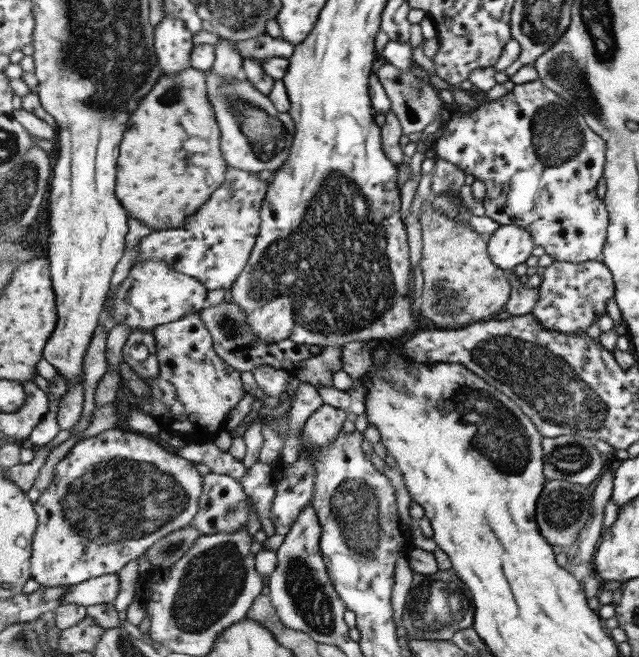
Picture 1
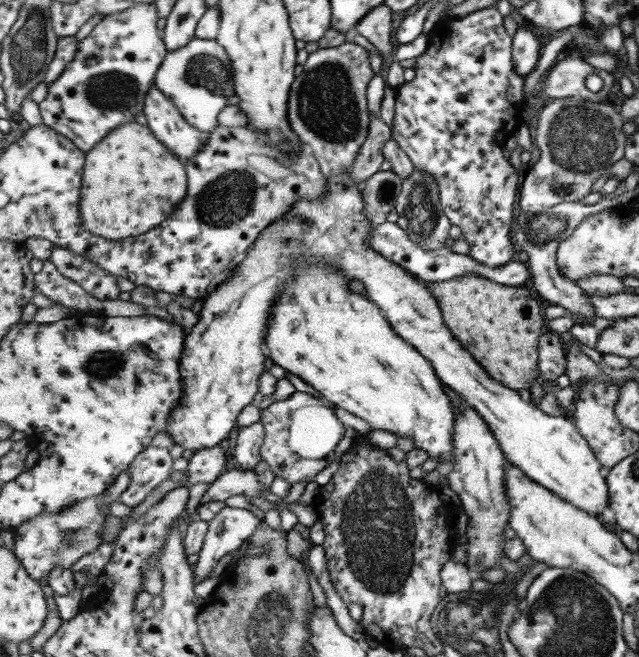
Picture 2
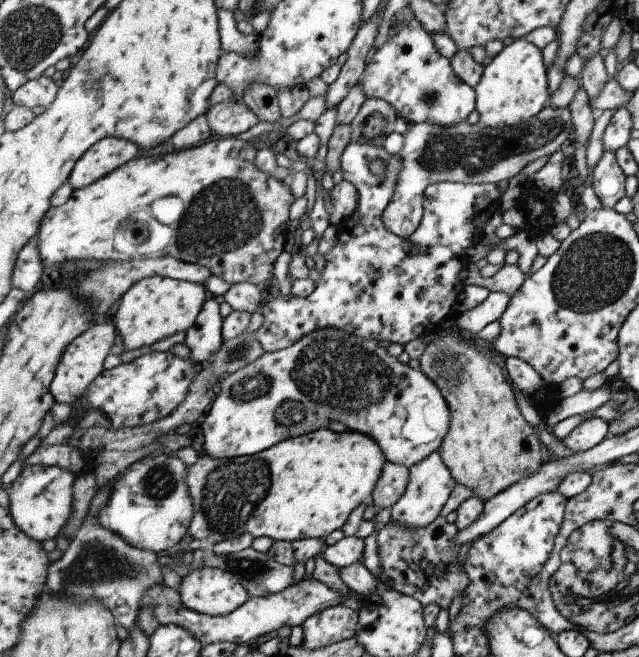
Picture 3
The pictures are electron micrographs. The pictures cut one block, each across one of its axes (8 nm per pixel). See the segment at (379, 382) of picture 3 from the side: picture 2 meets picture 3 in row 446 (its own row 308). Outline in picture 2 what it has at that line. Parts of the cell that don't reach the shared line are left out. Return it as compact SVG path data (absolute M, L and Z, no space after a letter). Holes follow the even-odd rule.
M351 41L338 47L319 48L308 55L301 74L296 76L296 82L292 86L289 120L293 135L310 146L316 159L320 161L320 167L328 178L328 190L321 197L315 198L315 201L301 198L287 215L269 225L261 232L252 249L246 252L241 263L231 271L229 279L215 290L209 291L209 295L205 297L200 319L185 344L181 360L184 396L168 420L168 434L183 449L197 451L216 447L225 438L229 438L229 434L237 426L239 412L254 403L255 394L260 392L260 376L267 372L265 355L267 356L268 342L265 341L265 336L269 330L268 322L272 319L272 308L286 291L288 280L293 279L295 268L299 268L301 264L323 264L325 268L331 268L331 272L341 272L345 278L358 279L363 283L364 293L385 311L392 328L427 360L432 361L436 373L445 385L463 396L465 402L481 414L500 442L506 458L528 478L552 489L553 493L564 497L577 508L597 516L611 516L608 478L601 474L603 465L573 419L549 416L537 407L537 402L532 403L528 395L495 380L487 368L453 335L446 324L439 300L432 293L431 287L423 283L425 280L417 278L416 274L381 256L381 252L372 248L371 234L376 226L369 221L369 216L365 216L365 190L361 183L356 183L350 168L355 164L363 143L368 139L371 124L368 86L377 74L371 68L369 50Z

